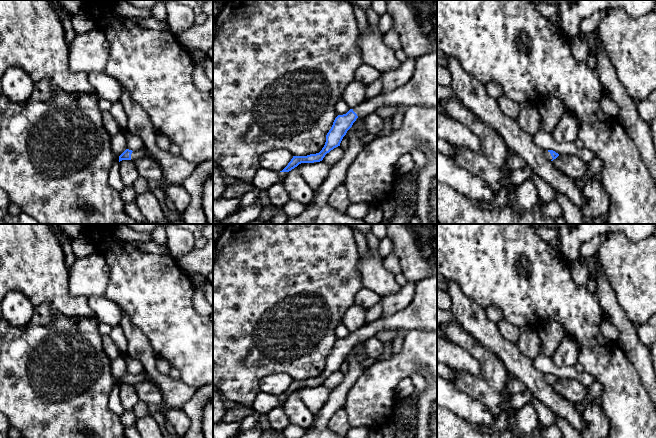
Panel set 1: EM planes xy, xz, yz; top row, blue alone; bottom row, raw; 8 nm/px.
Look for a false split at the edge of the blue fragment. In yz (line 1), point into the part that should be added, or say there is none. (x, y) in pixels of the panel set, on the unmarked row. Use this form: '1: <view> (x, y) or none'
1: yz (547, 378)

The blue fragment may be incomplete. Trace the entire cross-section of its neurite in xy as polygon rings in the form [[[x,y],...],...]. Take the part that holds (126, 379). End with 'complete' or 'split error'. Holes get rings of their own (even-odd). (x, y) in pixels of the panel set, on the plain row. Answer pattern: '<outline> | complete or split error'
[[[143,371],[140,374],[137,375],[132,375],[129,373],[126,373],[120,380],[119,380],[119,386],[122,384],[136,384],[141,381],[147,381],[148,376],[147,374]]] | split error

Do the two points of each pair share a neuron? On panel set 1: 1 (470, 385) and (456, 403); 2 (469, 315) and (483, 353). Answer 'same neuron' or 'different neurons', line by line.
1: different neurons
2: different neurons

